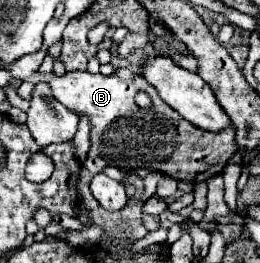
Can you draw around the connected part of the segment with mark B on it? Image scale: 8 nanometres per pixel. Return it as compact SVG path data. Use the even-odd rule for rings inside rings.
M117 69L113 75L91 75L87 71L71 71L63 77L49 74L32 74L26 79L38 84L45 81L51 87L53 97L75 113L85 113L91 119L91 151L81 167L79 175L79 199L83 207L97 209L99 203L89 191L91 179L101 173L107 165L121 169L127 175L145 177L147 173L163 173L177 181L201 183L219 175L233 153L239 149L235 143L235 125L227 125L223 131L213 133L195 127L193 123L179 117L157 91L141 77L129 69ZM137 91L145 91L153 99L153 109L143 109L135 103Z

